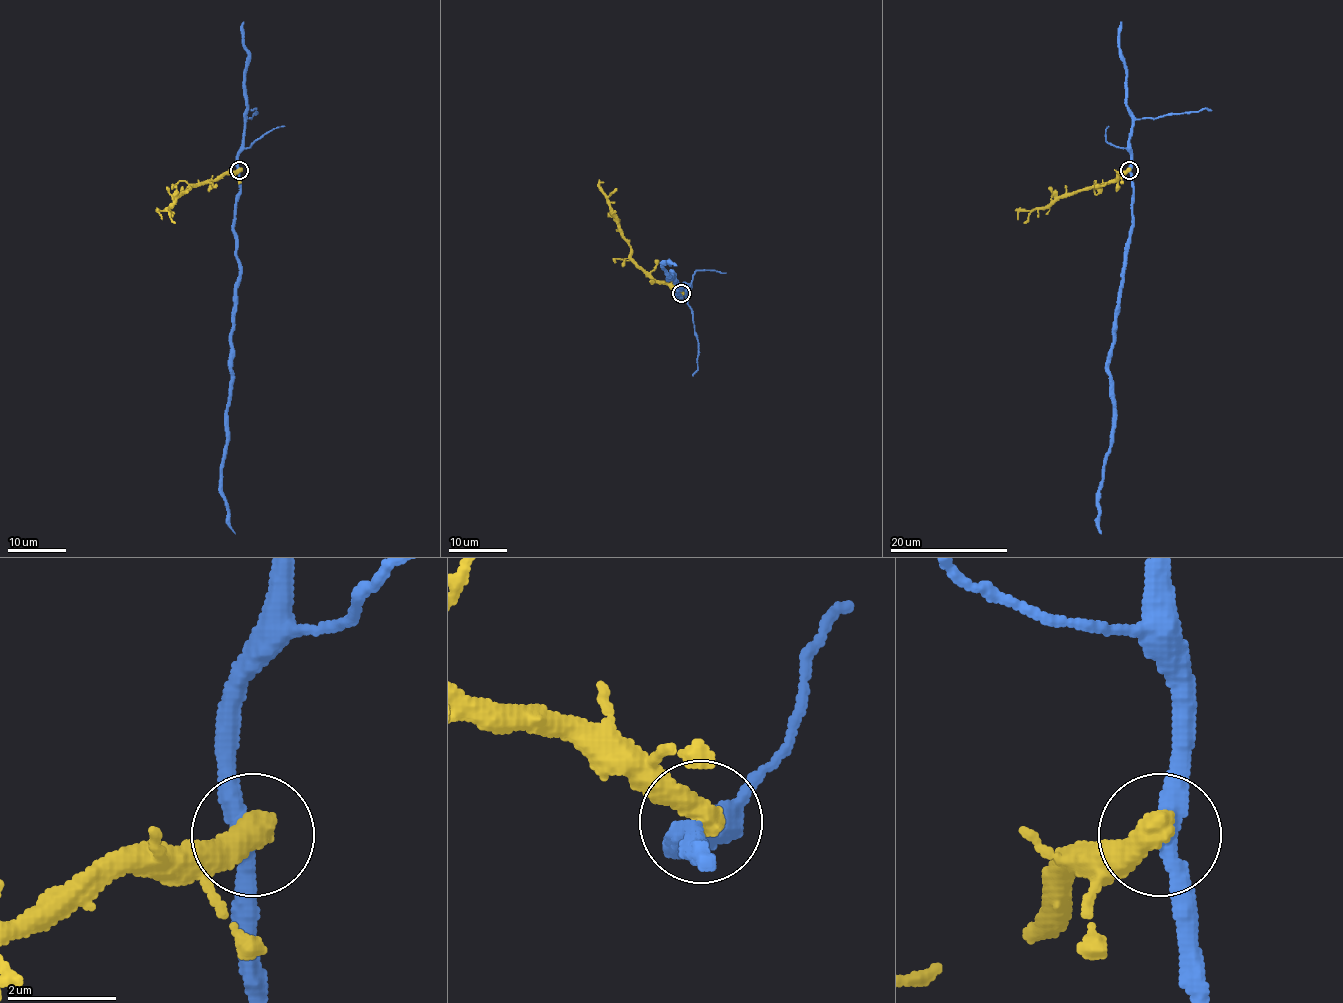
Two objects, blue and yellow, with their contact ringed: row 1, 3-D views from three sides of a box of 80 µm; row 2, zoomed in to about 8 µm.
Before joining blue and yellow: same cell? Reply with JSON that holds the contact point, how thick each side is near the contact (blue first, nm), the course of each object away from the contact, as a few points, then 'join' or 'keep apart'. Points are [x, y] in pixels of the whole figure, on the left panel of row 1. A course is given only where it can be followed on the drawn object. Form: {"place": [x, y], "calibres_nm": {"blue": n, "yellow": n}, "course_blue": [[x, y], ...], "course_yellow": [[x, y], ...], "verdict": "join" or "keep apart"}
{"place": [239, 170], "calibres_nm": {"blue": 340, "yellow": 550}, "course_blue": [[239, 170], [233, 234], [239, 286], [233, 315], [226, 452], [221, 465], [221, 488], [229, 527], [235, 534]], "course_yellow": [[239, 170], [189, 189], [167, 208], [158, 211], [161, 219]], "verdict": "keep apart"}

